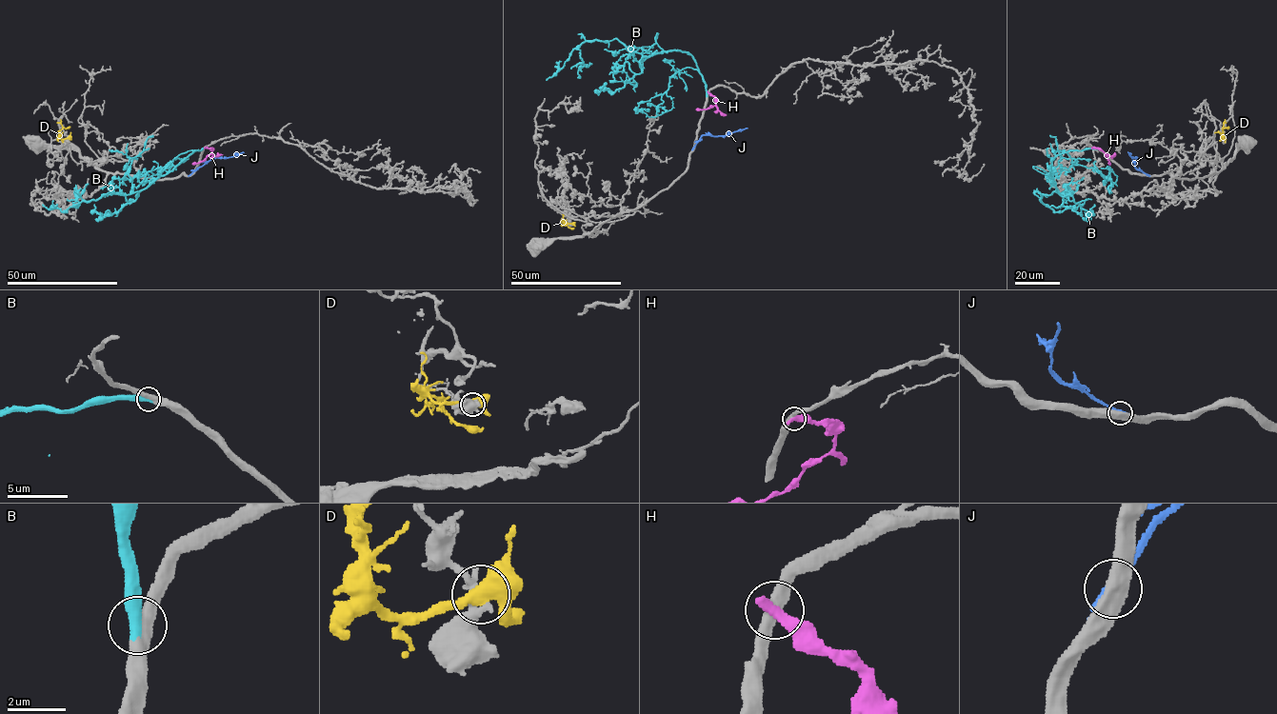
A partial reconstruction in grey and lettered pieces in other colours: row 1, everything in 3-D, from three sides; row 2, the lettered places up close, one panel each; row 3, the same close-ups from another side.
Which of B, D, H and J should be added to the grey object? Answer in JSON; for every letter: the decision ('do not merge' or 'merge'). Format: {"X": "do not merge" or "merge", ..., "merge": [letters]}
{"B": "merge", "D": "do not merge", "H": "do not merge", "J": "do not merge", "merge": ["B"]}

